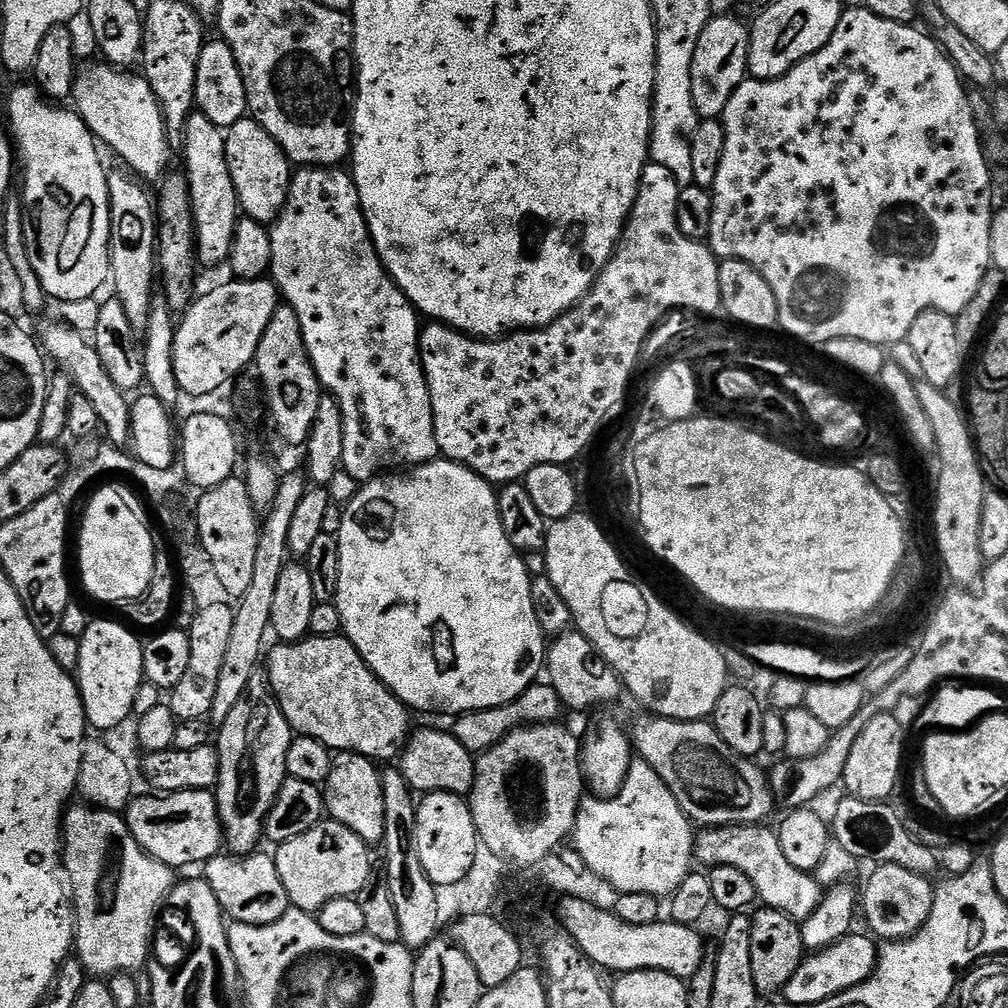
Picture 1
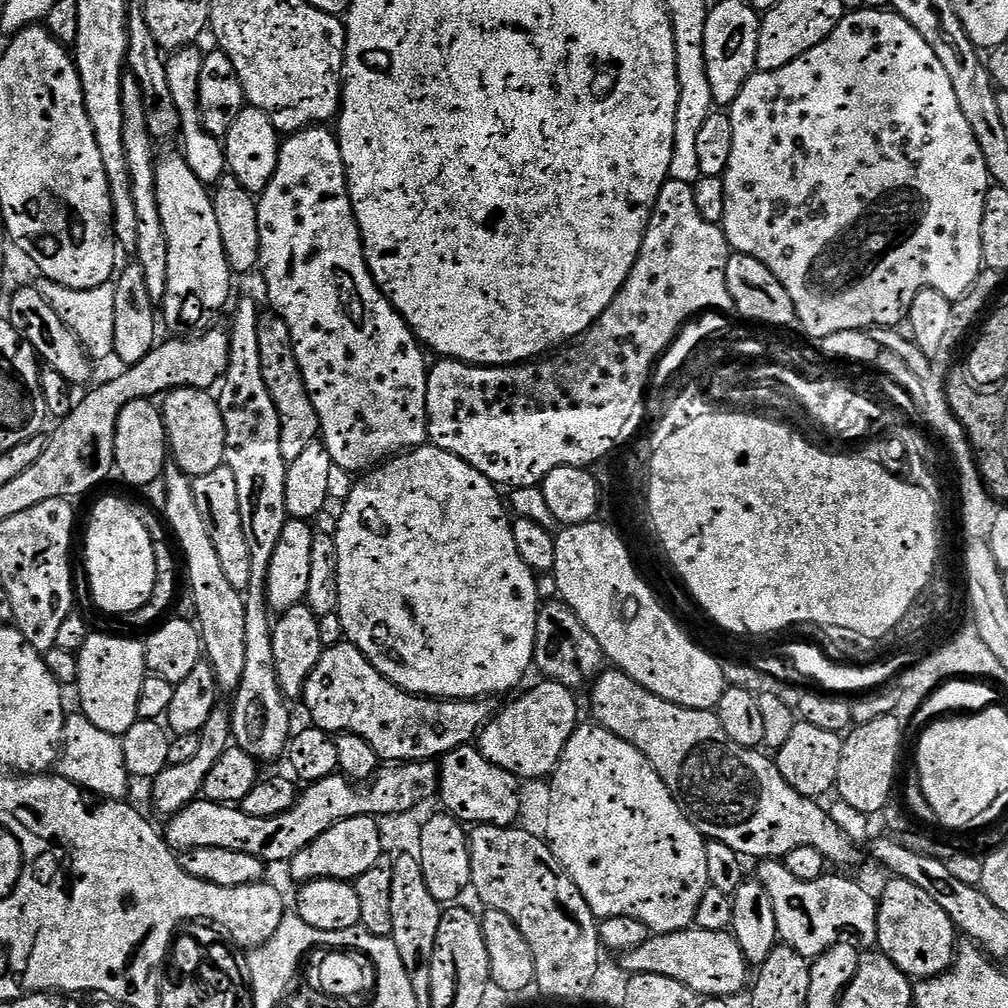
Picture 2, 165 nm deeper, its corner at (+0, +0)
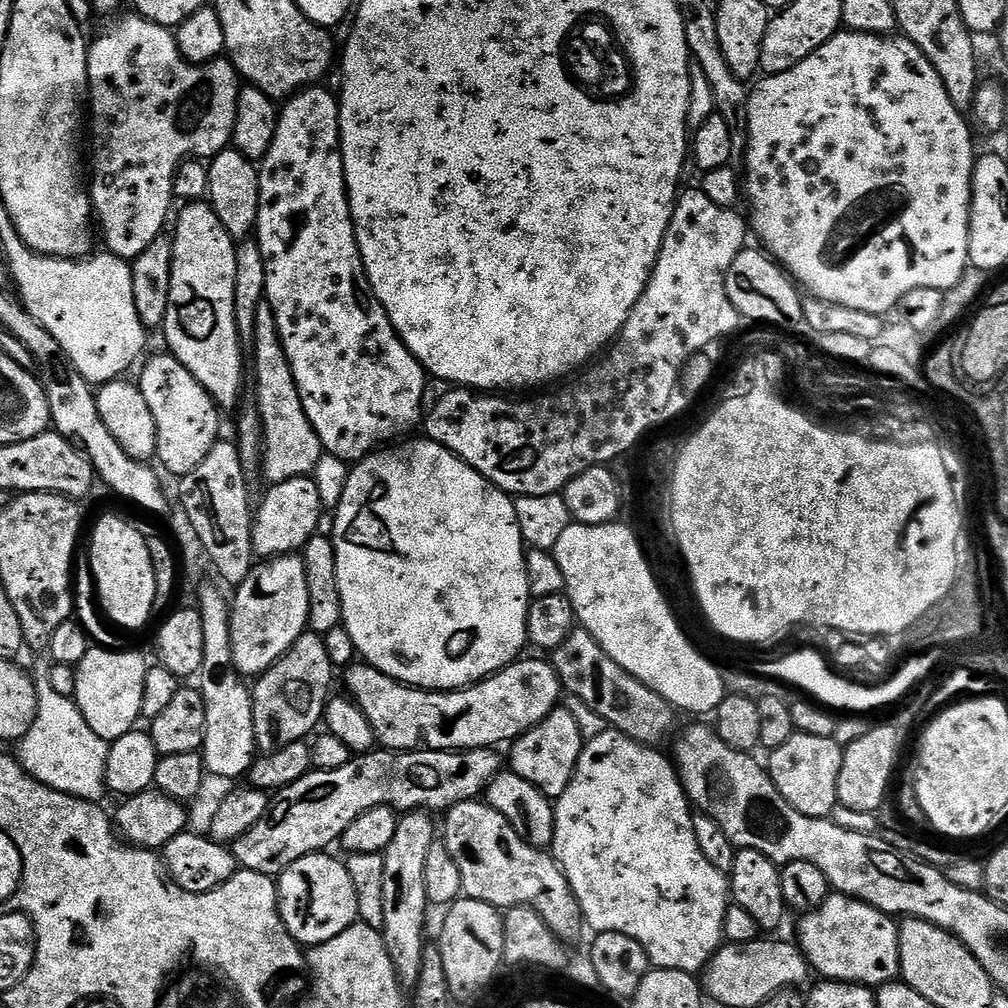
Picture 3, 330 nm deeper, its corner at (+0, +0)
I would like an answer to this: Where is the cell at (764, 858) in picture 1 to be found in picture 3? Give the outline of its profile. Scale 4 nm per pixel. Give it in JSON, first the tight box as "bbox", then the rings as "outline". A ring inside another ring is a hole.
{"bbox":[798,894,900,986],"outline":[[[830,894],[822,906],[799,917],[798,947],[809,969],[825,981],[879,986],[900,976],[900,930],[897,921],[853,896]]]}

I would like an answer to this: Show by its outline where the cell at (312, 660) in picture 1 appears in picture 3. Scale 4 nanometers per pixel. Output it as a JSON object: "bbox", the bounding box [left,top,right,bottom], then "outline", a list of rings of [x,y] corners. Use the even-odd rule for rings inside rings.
{"bbox":[343,658,562,752],"outline":[[[517,658],[492,676],[487,676],[477,684],[458,688],[451,692],[437,692],[423,688],[413,688],[401,684],[399,680],[382,674],[363,662],[353,662],[343,673],[347,695],[366,714],[366,722],[376,735],[376,743],[389,752],[455,752],[466,748],[496,748],[507,745],[524,732],[530,731],[542,718],[546,718],[561,703],[562,689],[558,674],[551,663],[544,660],[524,660]]]}

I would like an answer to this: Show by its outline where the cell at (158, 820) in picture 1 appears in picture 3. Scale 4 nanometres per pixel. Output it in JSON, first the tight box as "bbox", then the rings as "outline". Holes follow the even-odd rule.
{"bbox":[230,748,502,878],"outline":[[[466,748],[455,752],[373,750],[353,755],[352,760],[346,762],[346,766],[338,766],[338,770],[312,770],[302,779],[277,791],[268,805],[268,813],[246,835],[232,841],[230,847],[236,856],[236,863],[241,869],[276,878],[291,864],[298,862],[298,858],[308,856],[311,852],[331,849],[331,844],[343,837],[350,822],[366,814],[366,810],[395,808],[400,814],[417,810],[437,814],[464,800],[477,799],[487,789],[489,782],[502,771],[498,753],[496,748]]]}

